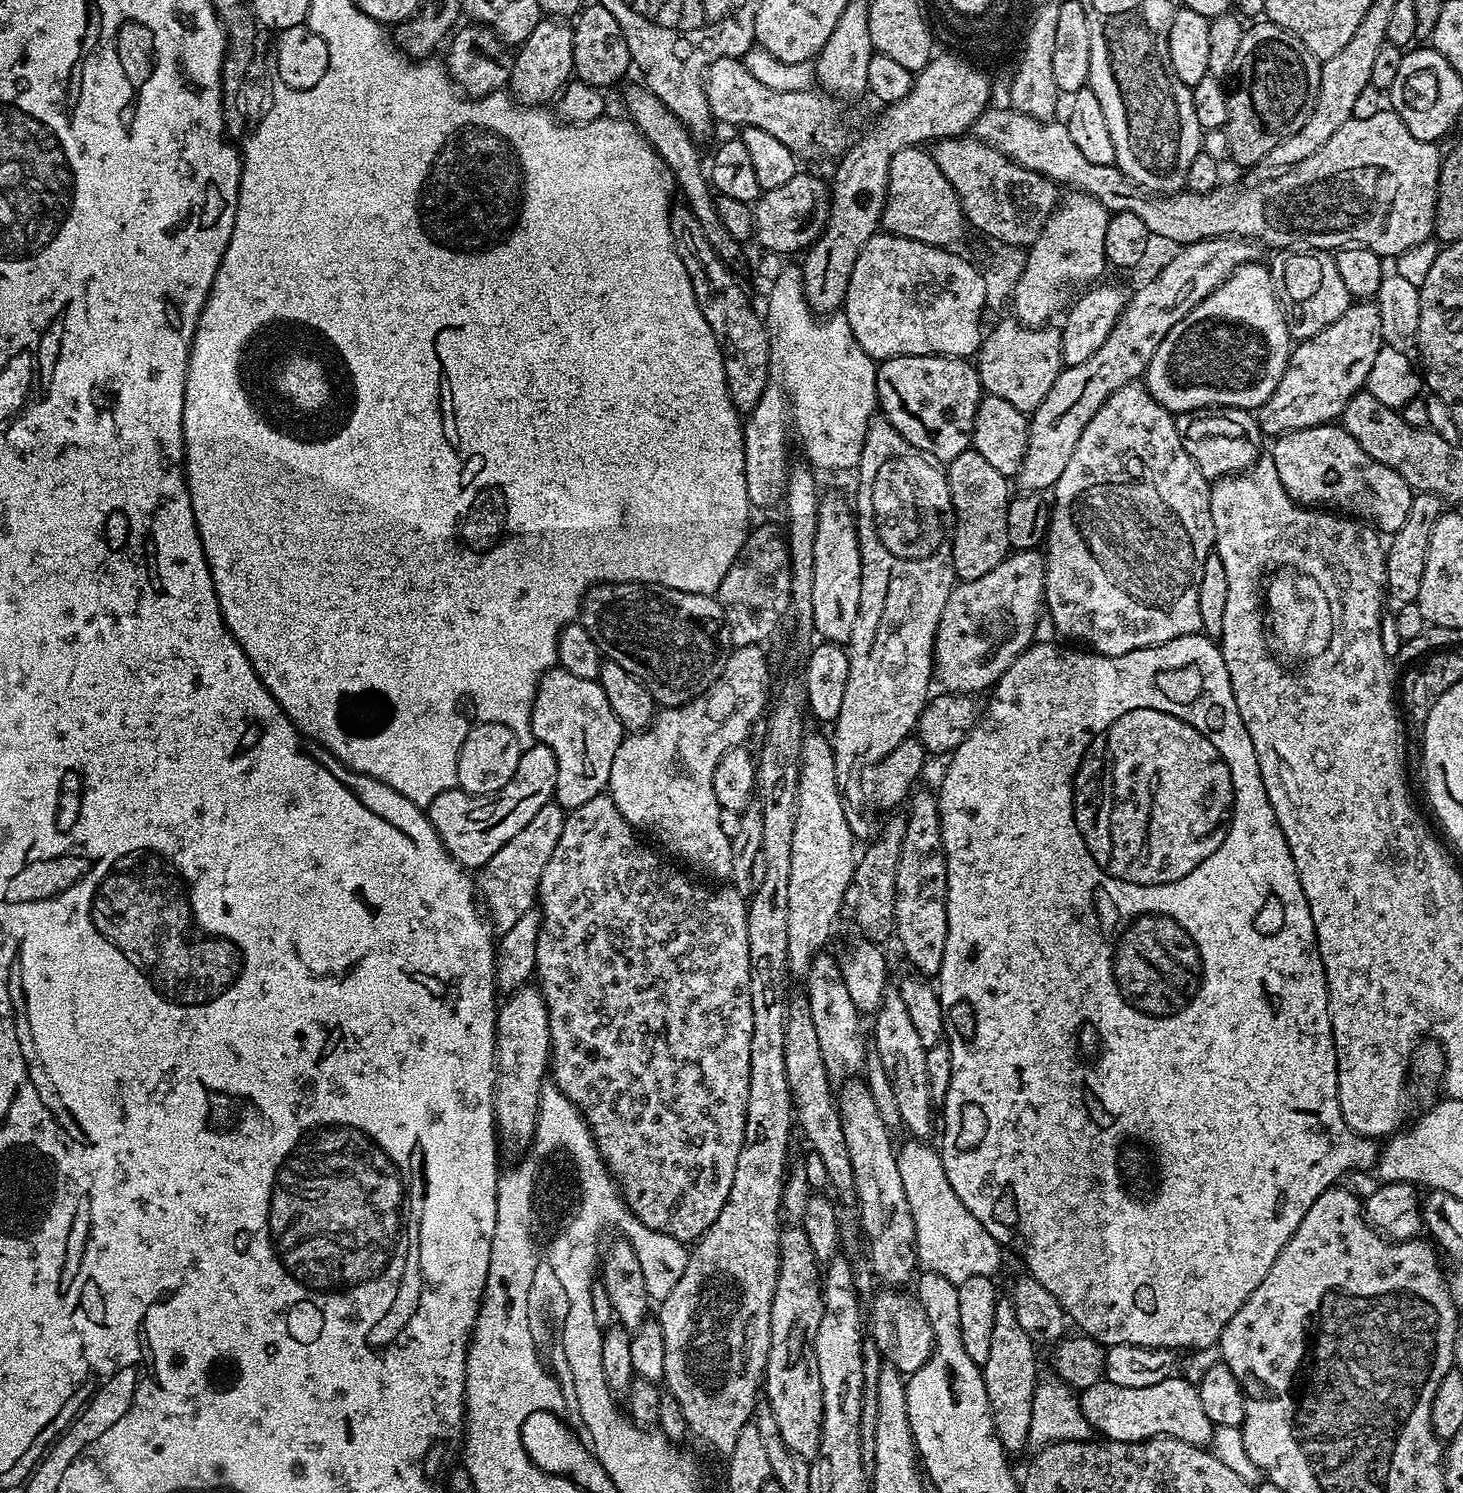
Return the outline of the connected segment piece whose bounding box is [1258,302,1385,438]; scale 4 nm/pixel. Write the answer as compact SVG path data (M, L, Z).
M1349 303L1342 318L1291 349L1288 365L1274 394L1258 410L1261 433L1275 438L1286 432L1339 421L1346 402L1365 387L1374 360L1384 345L1382 314L1376 303Z

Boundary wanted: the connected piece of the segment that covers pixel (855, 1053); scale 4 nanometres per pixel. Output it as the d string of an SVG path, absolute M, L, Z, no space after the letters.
M819 952L810 962L810 970L806 977L806 995L828 1077L832 1082L843 1082L859 1077L864 1072L866 1032L865 1029L864 1032L860 1029L862 1014L856 1009L850 999L850 993L846 990L846 982L840 973L839 959L835 955L831 956L830 952Z

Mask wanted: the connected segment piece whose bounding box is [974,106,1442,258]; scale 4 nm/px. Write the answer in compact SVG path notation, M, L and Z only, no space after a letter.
M989 107L981 116L976 119L974 125L975 139L989 144L994 150L998 150L1004 156L1009 156L1015 164L1021 164L1027 168L1029 172L1037 172L1042 174L1048 180L1055 180L1057 185L1063 186L1065 189L1085 192L1090 194L1090 198L1096 198L1102 206L1106 206L1109 214L1114 212L1129 212L1130 214L1138 214L1138 218L1142 218L1142 222L1146 222L1149 233L1153 237L1161 236L1164 240L1173 240L1176 246L1185 244L1193 244L1199 240L1209 240L1215 236L1238 236L1245 240L1259 242L1261 245L1269 244L1272 248L1288 248L1284 250L1339 250L1349 246L1359 246L1369 248L1374 254L1378 254L1381 258L1395 258L1403 254L1406 250L1410 250L1410 246L1418 246L1418 242L1429 239L1433 235L1433 226L1435 218L1435 200L1438 198L1439 172L1442 163L1442 152L1439 152L1437 145L1433 142L1421 142L1418 138L1414 138L1414 134L1410 134L1410 130L1406 130L1406 122L1402 122L1402 118L1398 118L1398 114L1391 110L1385 110L1378 114L1372 115L1370 118L1362 118L1361 120L1348 120L1333 134L1327 142L1314 154L1310 154L1310 158L1302 158L1302 162L1298 162L1294 166L1277 171L1273 180L1264 180L1261 184L1252 184L1249 188L1224 188L1225 186L1217 186L1211 192L1174 192L1171 194L1149 194L1142 188L1136 187L1131 180L1128 180L1122 174L1122 170L1115 164L1103 164L1102 162L1089 162L1082 155L1082 150L1078 150L1078 145L1074 143L1074 138L1070 138L1067 123L1045 122L1043 120L1035 120L1033 116L1028 116L1024 112L1018 112L1011 107L995 108Z

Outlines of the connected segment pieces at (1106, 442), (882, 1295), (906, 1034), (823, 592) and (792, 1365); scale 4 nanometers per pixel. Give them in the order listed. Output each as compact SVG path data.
M1133 382L1114 390L1102 402L1098 414L1086 422L1086 430L1082 430L1082 438L1078 438L1078 446L1074 446L1074 454L1062 470L1062 478L1058 478L1054 495L1050 500L1050 519L1044 557L1044 599L1047 619L1052 621L1053 629L1064 636L1069 636L1077 645L1085 649L1099 652L1105 658L1118 654L1130 654L1141 650L1151 650L1159 644L1168 644L1174 638L1195 636L1204 627L1202 614L1198 614L1198 582L1202 582L1202 566L1206 566L1206 558L1213 551L1216 535L1214 534L1214 518L1210 518L1210 481L1204 477L1202 470L1194 466L1194 458L1186 454L1182 446L1182 438L1178 438L1176 416L1167 412L1150 393L1143 383Z
M884 1286L872 1297L870 1307L870 1339L875 1342L883 1359L902 1374L917 1372L930 1358L936 1342L919 1299L912 1294L907 1296L904 1290Z
M889 986L884 991L882 1006L876 1013L870 1028L870 1036L876 1039L874 1050L882 1058L886 1075L890 1080L890 1086L894 1088L895 1100L898 1102L899 1113L903 1120L903 1127L912 1131L911 1135L916 1138L928 1138L932 1132L932 1111L934 1105L930 1094L929 1078L926 1074L926 1048L917 1031L914 1030L913 1020L910 1019L899 990L896 986Z
M821 495L818 534L814 538L814 626L821 641L847 645L854 618L858 618L861 590L860 539L856 537L853 505L840 496Z
M788 1226L780 1234L780 1269L778 1282L774 1286L774 1302L770 1306L770 1350L768 1365L764 1368L762 1390L766 1402L771 1406L774 1420L778 1422L778 1434L782 1434L782 1442L794 1454L803 1460L813 1461L820 1449L820 1431L822 1430L822 1386L818 1378L818 1366L814 1362L814 1338L824 1313L824 1297L822 1295L822 1268L810 1246L810 1238L803 1227Z

